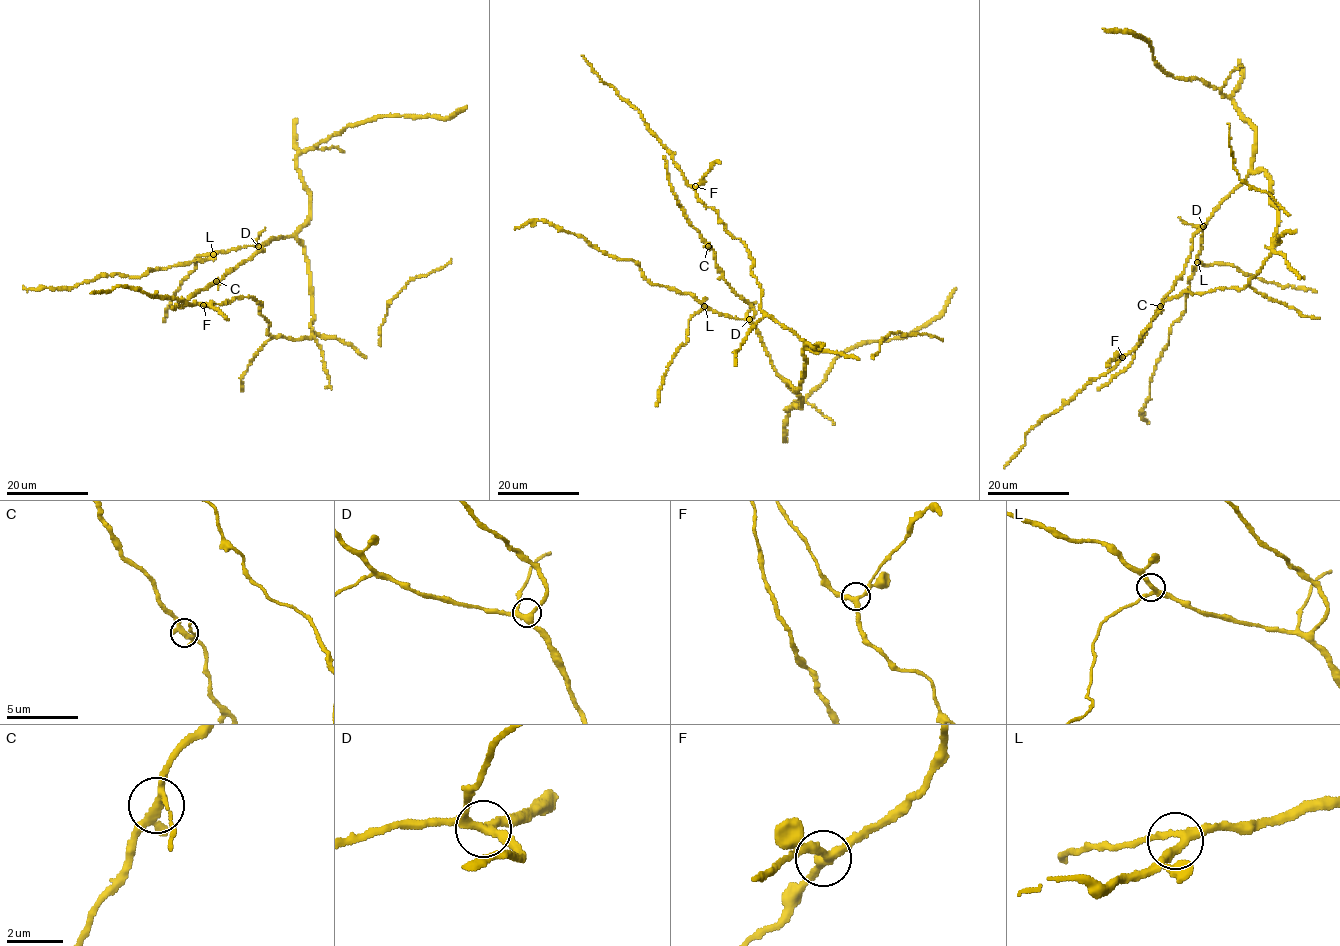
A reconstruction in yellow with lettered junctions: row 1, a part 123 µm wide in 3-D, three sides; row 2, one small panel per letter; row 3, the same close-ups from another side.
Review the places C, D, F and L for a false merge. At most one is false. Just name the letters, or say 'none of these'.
none of these

